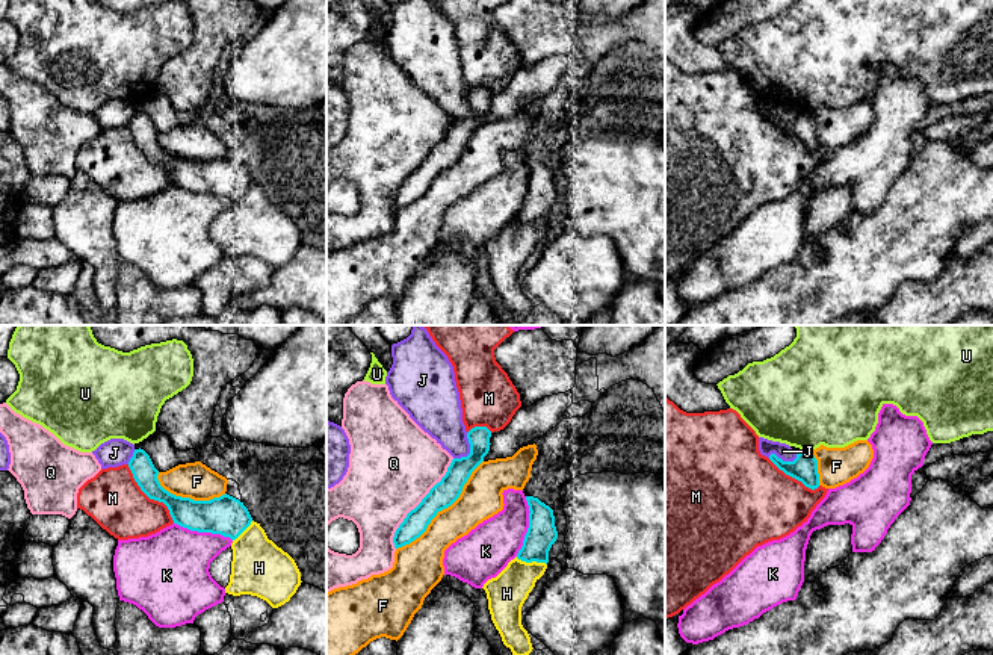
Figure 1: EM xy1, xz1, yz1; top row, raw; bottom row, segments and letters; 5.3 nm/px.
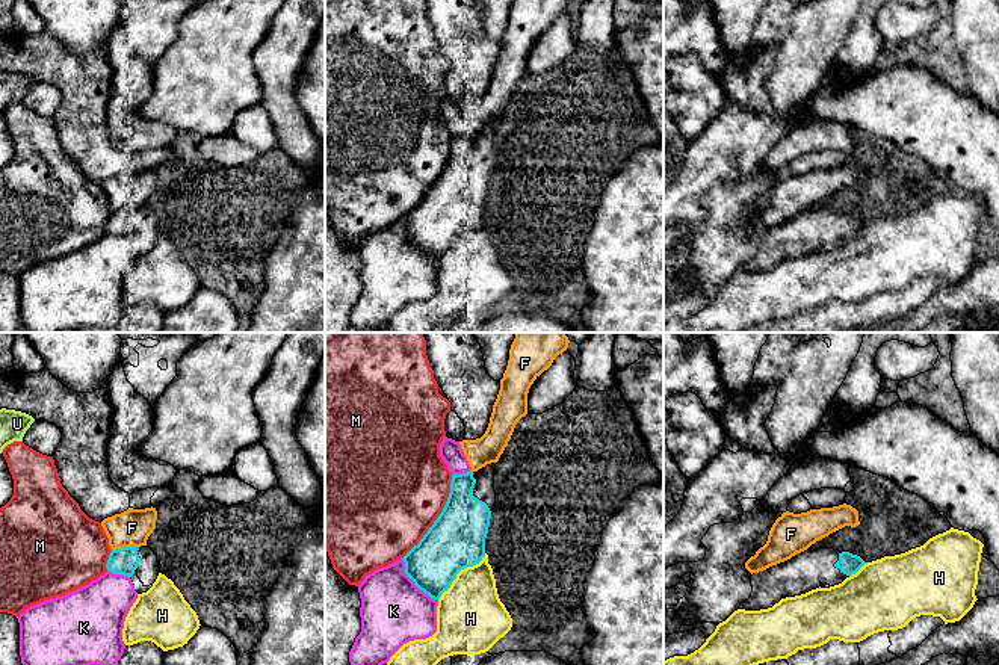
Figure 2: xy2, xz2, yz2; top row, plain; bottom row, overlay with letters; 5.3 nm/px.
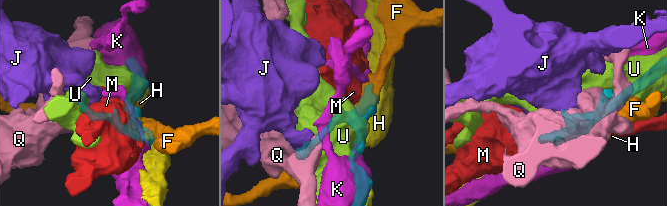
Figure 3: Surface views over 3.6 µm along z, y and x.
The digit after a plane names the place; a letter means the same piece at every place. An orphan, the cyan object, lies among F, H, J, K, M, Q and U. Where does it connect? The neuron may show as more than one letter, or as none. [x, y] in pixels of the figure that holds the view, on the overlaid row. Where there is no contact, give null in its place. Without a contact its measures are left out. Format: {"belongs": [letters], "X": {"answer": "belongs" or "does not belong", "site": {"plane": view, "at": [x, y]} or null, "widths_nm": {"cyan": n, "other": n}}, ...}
{"belongs": [], "F": {"answer": "does not belong", "site": {"plane": "xz1", "at": [443, 509]}, "widths_nm": {"cyan": 140, "other": 220}}, "H": {"answer": "does not belong", "site": {"plane": "xz2", "at": [460, 570]}, "widths_nm": {"cyan": 300, "other": 360}}, "J": {"answer": "does not belong", "site": {"plane": "xz1", "at": [470, 451]}, "widths_nm": {"cyan": 140, "other": 240}}, "K": {"answer": "does not belong", "site": {"plane": "xz1", "at": [529, 527]}, "widths_nm": {"cyan": 160, "other": 260}}, "M": {"answer": "does not belong", "site": {"plane": "xz2", "at": [439, 517]}, "widths_nm": {"cyan": 300, "other": 480}}, "Q": {"answer": "does not belong", "site": {"plane": "xz1", "at": [419, 504]}, "widths_nm": {"cyan": 140, "other": 480}}, "U": {"answer": "does not belong", "site": {"plane": "yz1", "at": [806, 451]}, "widths_nm": {"cyan": 140, "other": 460}}}

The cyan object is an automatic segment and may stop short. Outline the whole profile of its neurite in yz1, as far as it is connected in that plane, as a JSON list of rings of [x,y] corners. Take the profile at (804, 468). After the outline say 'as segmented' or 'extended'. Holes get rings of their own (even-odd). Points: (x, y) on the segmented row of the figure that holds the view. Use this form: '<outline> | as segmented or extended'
[[[810,451],[797,454],[793,461],[783,461],[775,454],[769,460],[786,475],[801,481],[806,487],[815,490],[819,487],[818,460]]] | as segmented

